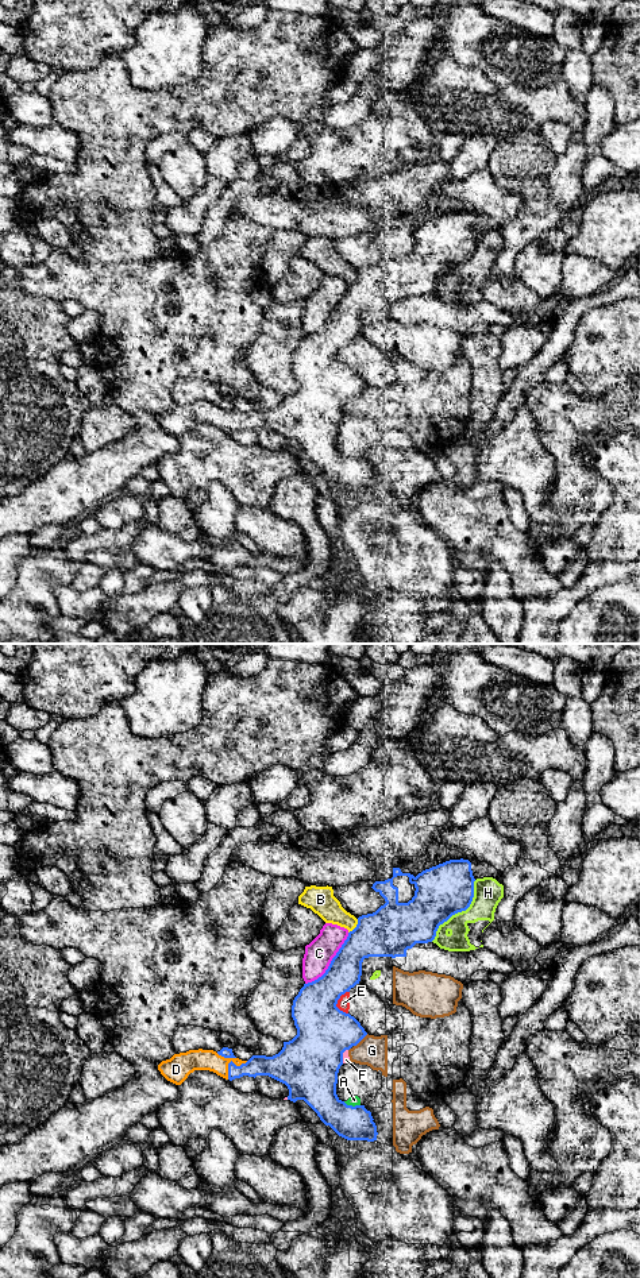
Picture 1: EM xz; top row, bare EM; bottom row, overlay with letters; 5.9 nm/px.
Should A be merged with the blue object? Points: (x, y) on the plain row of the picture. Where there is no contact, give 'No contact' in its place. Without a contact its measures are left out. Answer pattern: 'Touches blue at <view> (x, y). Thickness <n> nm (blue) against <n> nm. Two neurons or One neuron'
Touches blue at xz (351, 458). Thickness 240 nm (blue) against 60 nm. Two neurons

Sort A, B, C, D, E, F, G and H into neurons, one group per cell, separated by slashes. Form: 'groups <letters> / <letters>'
groups A / B / C / D / E H / F G

